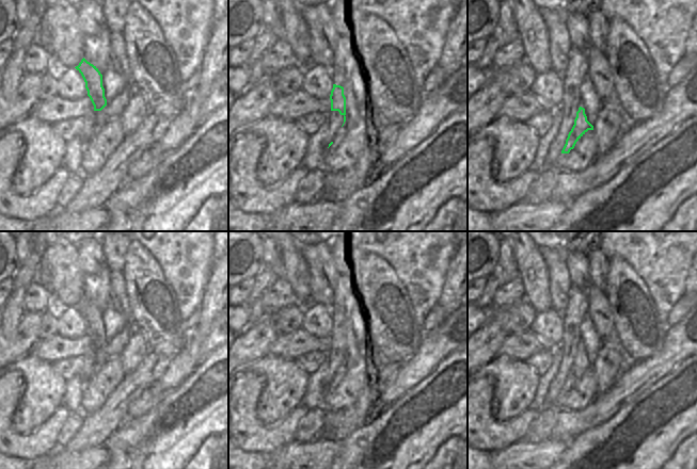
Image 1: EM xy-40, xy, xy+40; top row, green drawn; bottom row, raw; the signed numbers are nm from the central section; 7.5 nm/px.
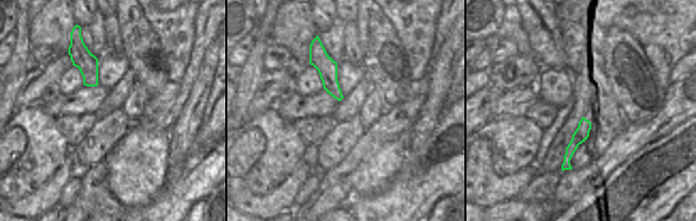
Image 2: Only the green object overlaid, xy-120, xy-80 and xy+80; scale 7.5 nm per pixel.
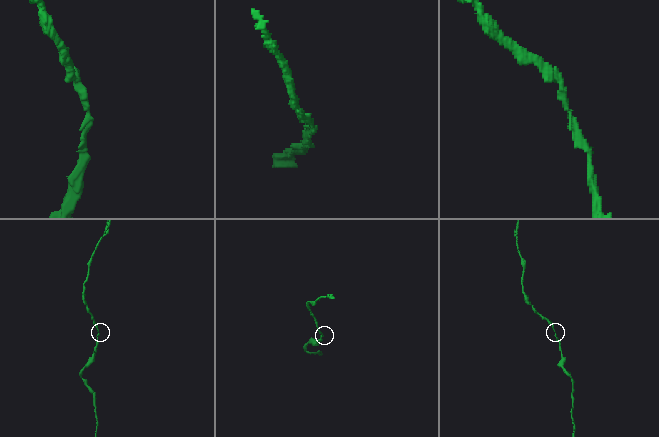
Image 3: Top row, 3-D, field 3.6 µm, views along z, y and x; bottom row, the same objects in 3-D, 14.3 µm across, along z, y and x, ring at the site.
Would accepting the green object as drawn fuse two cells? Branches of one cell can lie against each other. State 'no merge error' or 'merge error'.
no merge error

